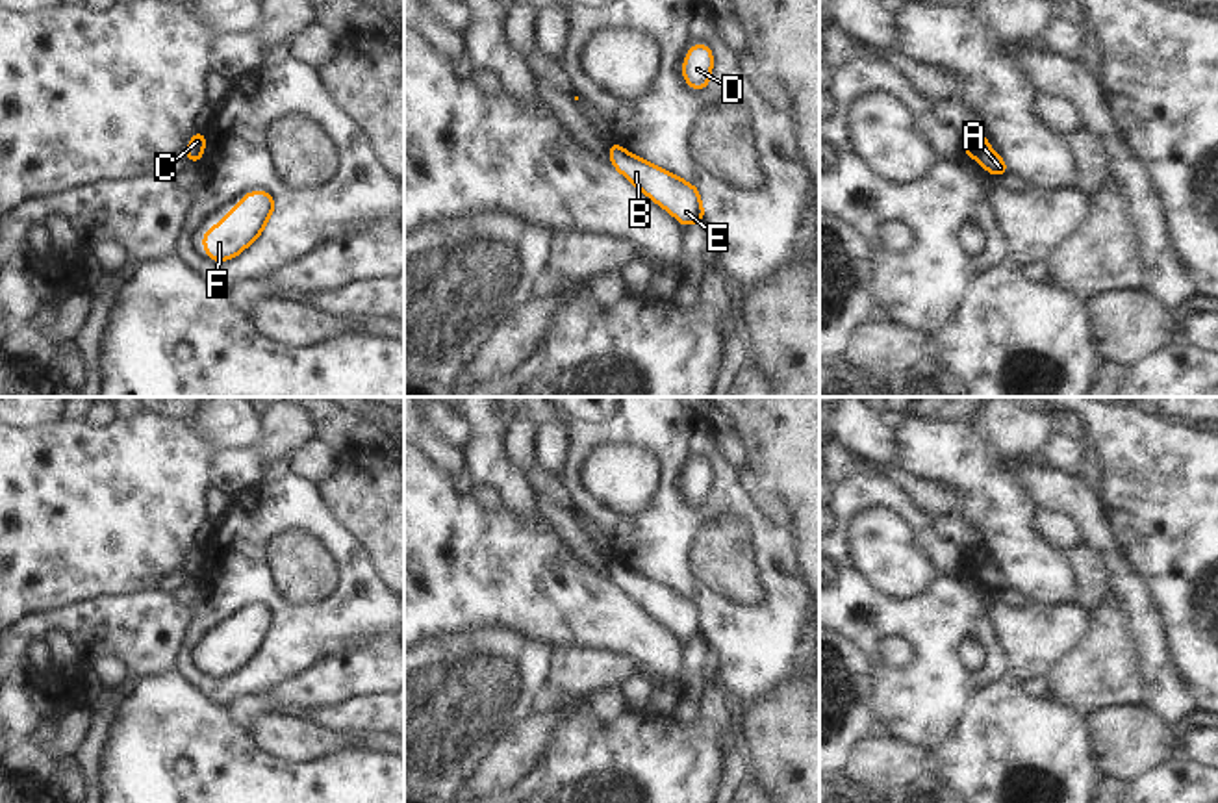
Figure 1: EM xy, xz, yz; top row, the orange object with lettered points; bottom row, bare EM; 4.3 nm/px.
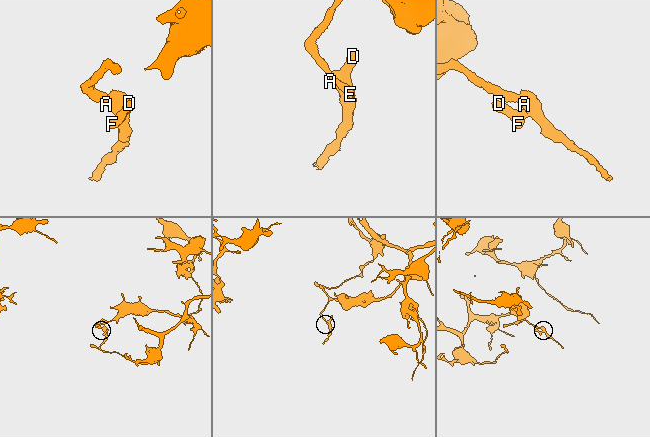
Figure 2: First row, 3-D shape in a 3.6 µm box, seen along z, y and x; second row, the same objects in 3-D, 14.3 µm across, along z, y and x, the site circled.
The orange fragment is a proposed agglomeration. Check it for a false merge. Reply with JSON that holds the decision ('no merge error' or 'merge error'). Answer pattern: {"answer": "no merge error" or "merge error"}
{"answer": "merge error"}

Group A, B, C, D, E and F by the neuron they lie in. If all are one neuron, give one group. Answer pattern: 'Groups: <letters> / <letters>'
Groups: A B D E F / C

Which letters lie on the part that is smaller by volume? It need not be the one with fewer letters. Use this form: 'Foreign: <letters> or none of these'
Foreign: A, B, D, E, F

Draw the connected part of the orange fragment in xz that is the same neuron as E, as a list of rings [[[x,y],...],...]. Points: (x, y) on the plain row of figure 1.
[[[617,558],[610,560],[608,569],[615,586],[630,595],[660,623],[669,627],[682,642],[690,642],[704,634],[701,608],[695,601],[630,569]]]

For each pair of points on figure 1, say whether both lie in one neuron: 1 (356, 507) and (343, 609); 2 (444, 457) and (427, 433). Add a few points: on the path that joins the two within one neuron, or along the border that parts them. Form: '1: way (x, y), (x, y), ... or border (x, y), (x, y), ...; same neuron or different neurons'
1: border (325, 497), (379, 566); different neurons
2: way (440, 451), (429, 438); same neuron

